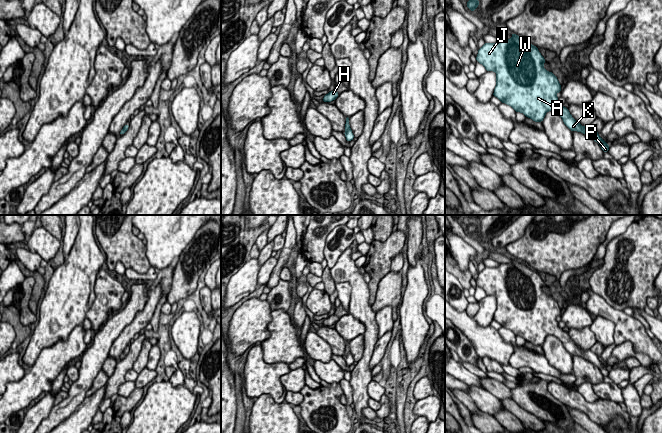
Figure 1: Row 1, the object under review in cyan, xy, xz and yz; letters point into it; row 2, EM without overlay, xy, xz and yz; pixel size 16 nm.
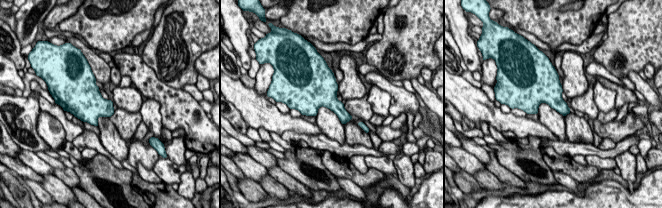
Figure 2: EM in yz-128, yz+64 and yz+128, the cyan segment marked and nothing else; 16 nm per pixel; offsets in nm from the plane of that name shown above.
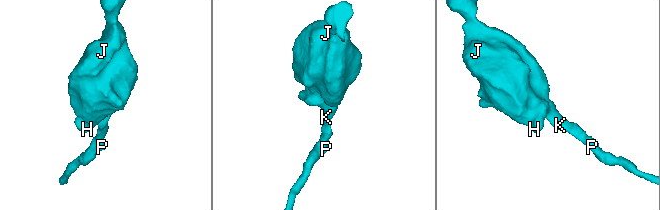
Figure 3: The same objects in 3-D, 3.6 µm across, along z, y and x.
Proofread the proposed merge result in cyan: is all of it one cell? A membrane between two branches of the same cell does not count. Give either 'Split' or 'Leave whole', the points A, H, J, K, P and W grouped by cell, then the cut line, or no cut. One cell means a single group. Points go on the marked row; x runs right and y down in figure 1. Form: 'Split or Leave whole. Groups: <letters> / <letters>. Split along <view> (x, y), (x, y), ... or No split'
Leave whole. Groups: A H J K P W. No split

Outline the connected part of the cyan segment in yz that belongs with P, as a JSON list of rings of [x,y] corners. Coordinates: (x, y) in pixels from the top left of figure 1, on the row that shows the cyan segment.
[[[511,33],[511,35],[511,39],[500,39],[498,43],[486,42],[478,50],[477,62],[482,64],[486,71],[496,73],[496,87],[493,96],[535,122],[542,122],[545,114],[548,111],[553,111],[562,118],[564,124],[571,131],[584,133],[597,142],[603,152],[608,152],[609,145],[598,135],[598,132],[591,126],[584,127],[577,123],[568,108],[559,103],[556,94],[562,91],[561,85],[557,77],[544,68],[543,64],[546,60],[538,48],[514,33]]]

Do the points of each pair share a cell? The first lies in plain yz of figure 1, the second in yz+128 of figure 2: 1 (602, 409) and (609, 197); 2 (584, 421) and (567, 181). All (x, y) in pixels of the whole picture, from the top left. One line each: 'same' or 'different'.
1: different
2: same

